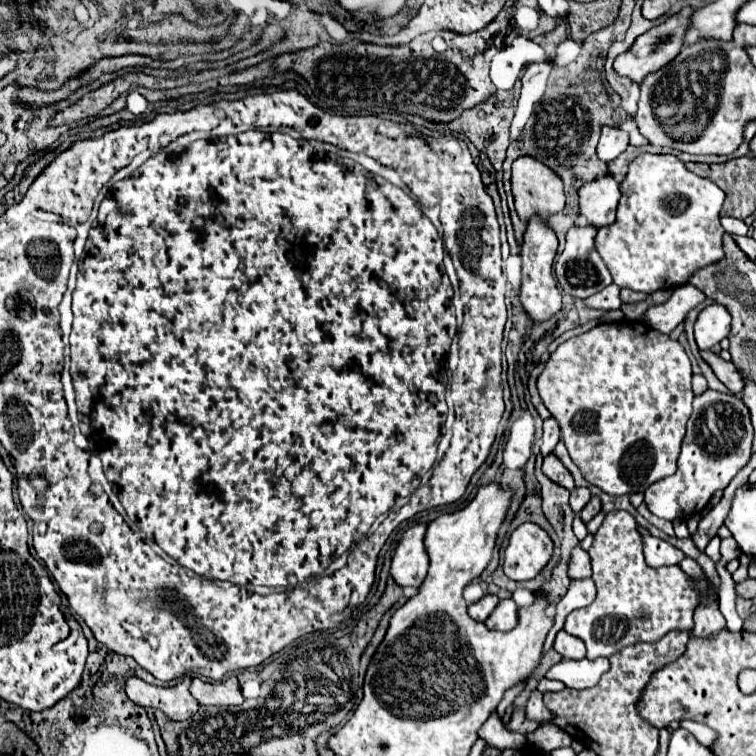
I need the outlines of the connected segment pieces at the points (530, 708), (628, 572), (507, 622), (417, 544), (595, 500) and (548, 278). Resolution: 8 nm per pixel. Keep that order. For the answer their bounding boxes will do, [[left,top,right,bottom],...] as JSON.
[[527,689,551,723],[565,511,697,659],[485,599,517,631],[389,525,427,587],[581,497,601,523],[521,221,561,323]]

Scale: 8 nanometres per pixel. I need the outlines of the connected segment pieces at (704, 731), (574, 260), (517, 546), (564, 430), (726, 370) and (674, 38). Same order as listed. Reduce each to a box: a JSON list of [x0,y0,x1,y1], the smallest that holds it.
[[680,720,717,747],[555,225,613,299],[503,523,553,581],[537,321,693,495],[701,351,743,395],[613,7,693,85]]

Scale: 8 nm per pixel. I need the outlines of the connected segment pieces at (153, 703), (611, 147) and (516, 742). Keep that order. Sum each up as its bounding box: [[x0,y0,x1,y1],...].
[[127,677,199,721],[597,127,629,163],[479,711,527,749]]

